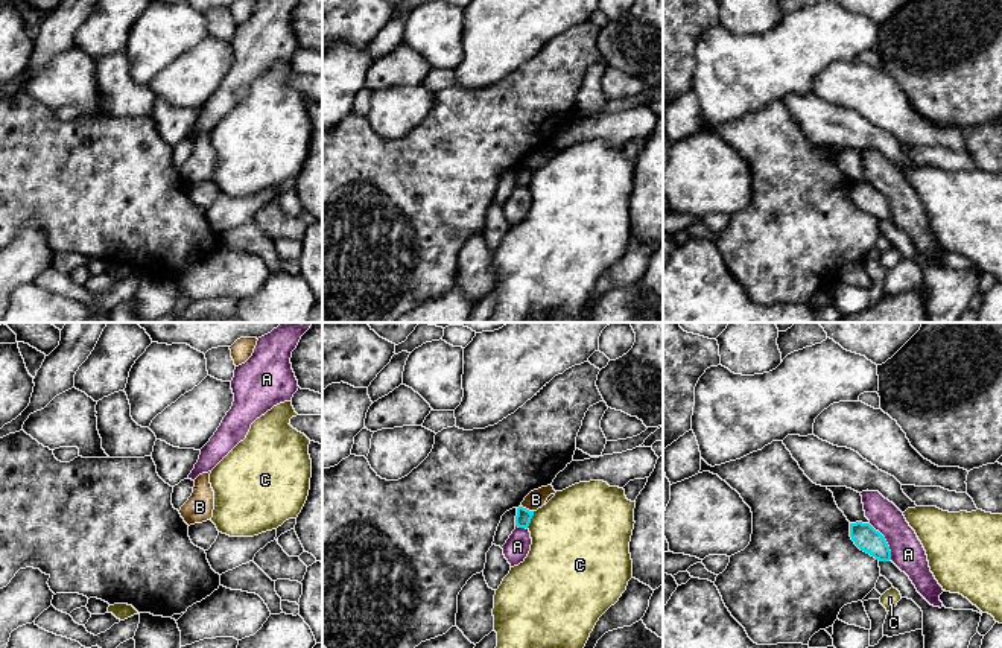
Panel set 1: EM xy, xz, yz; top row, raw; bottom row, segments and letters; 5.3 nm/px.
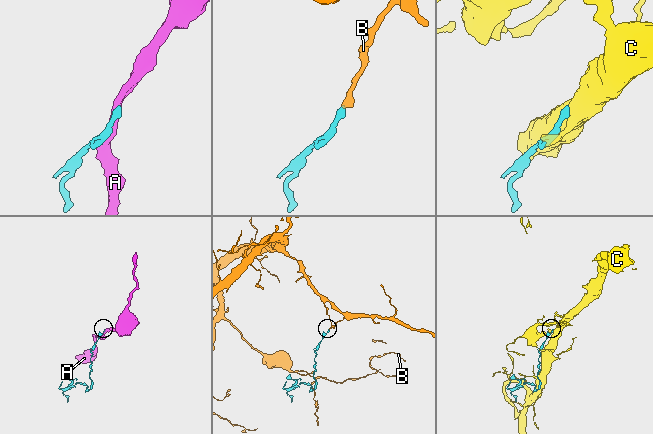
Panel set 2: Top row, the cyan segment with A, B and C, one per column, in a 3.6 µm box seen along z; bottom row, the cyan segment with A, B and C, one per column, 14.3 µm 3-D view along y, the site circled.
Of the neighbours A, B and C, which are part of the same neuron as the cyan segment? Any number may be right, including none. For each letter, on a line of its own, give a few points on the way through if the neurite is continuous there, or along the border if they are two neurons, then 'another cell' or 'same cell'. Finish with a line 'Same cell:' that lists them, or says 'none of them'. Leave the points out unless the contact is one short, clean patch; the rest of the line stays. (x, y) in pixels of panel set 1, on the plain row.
A: another cell
B: along xz (520, 165), (532, 171) | another cell
C: another cell
Same cell: none of them

